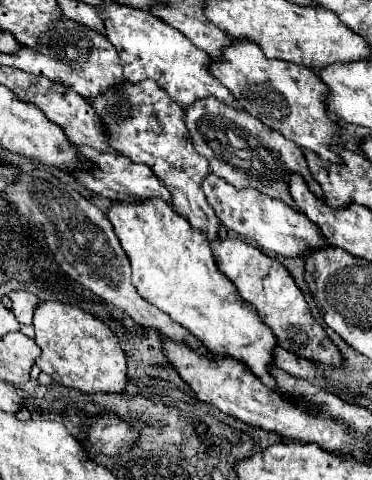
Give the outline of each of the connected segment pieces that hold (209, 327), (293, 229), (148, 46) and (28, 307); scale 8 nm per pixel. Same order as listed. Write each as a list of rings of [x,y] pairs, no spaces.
[[[163,200],[115,204],[107,216],[129,256],[133,270],[131,278],[139,294],[197,336],[215,356],[235,358],[249,366],[267,388],[279,388],[277,380],[269,372],[277,340],[273,338],[271,328],[261,322],[257,310],[249,302],[245,304],[245,300],[241,300],[233,282],[225,280],[227,276],[221,276],[205,236],[193,232],[189,222],[175,214],[175,210]]]
[[[209,174],[203,184],[203,192],[207,196],[207,202],[215,210],[217,218],[233,232],[257,242],[263,250],[275,252],[283,258],[303,258],[319,248],[329,248],[329,242],[321,234],[321,228],[317,224],[311,224],[305,214],[289,208],[281,200],[275,200],[267,194],[261,194],[257,190],[235,190],[231,184],[223,182],[221,178]]]
[[[105,4],[105,8],[97,12],[101,14],[105,22],[107,38],[119,52],[125,80],[135,84],[135,82],[143,82],[151,78],[169,94],[173,102],[177,102],[183,108],[207,96],[215,96],[217,100],[221,100],[223,104],[229,104],[231,108],[237,108],[237,110],[241,108],[235,96],[213,76],[211,56],[195,48],[185,36],[181,36],[181,32],[173,30],[169,24],[165,24],[157,16],[135,10],[135,8],[121,8],[119,4]]]
[[[15,290],[9,294],[13,306],[11,306],[11,312],[15,314],[15,318],[21,322],[21,324],[31,324],[33,320],[33,312],[35,308],[39,306],[39,298],[35,294],[29,294],[29,292],[23,292],[23,290]]]

